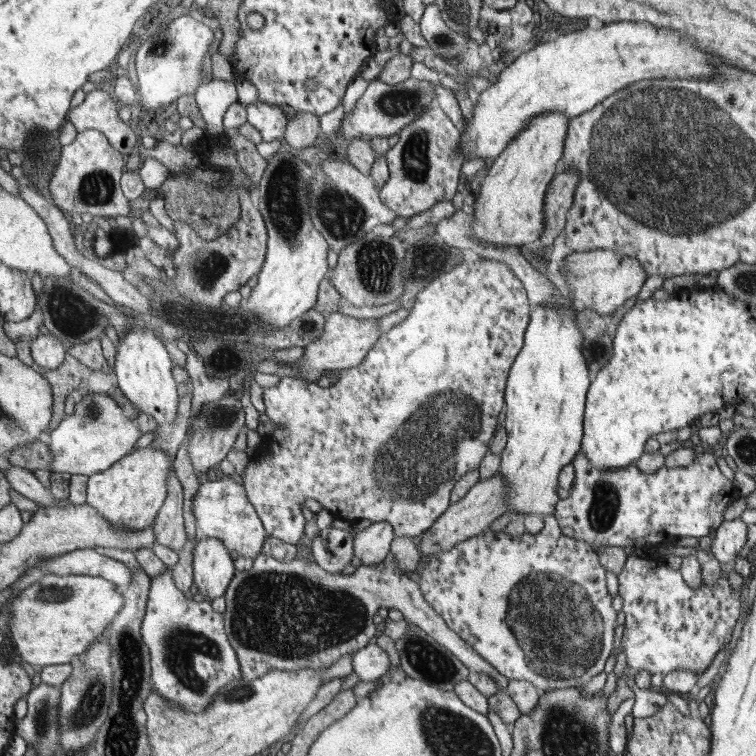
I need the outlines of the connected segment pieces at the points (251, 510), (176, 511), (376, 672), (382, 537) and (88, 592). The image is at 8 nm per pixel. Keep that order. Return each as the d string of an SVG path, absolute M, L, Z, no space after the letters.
M225 476L216 481L202 480L192 502L195 525L207 537L220 540L226 548L234 550L238 556L255 558L261 553L268 532L265 531L264 523L253 503L249 501L245 487L236 483L233 477Z
M174 473L169 474L169 478L169 498L162 505L151 528L156 534L158 544L178 552L184 549L187 540L182 516L184 489Z
M376 642L370 643L364 649L357 650L352 656L352 670L360 681L376 682L387 670L392 663L389 656Z
M390 522L371 523L364 530L356 529L350 533L353 537L354 558L360 558L364 566L374 566L384 561L391 552L390 547L393 542L394 532Z
M50 573L22 589L10 605L10 639L14 640L22 662L36 669L72 663L82 656L106 633L106 628L125 606L125 596L118 593L116 587L100 575Z

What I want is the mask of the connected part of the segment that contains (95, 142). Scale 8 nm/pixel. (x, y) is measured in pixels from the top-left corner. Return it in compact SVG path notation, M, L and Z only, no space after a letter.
M84 130L76 139L63 146L56 169L50 176L47 196L64 214L92 214L92 216L128 216L131 213L130 200L120 190L120 176L124 168L124 156L108 142L102 132Z

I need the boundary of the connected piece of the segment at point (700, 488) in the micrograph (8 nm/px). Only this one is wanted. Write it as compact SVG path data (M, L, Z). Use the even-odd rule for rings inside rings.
M579 452L572 463L576 479L569 490L568 498L560 499L552 514L559 520L561 529L567 530L573 539L588 543L594 552L599 547L621 547L629 552L649 548L657 543L674 542L675 538L692 537L700 539L712 536L718 525L725 520L728 504L736 498L726 496L726 478L716 468L712 453L698 453L689 466L660 468L653 474L645 474L634 464L627 468L600 471Z

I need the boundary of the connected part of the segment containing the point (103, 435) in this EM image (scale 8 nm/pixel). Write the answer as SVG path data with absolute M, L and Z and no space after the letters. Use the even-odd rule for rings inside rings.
M82 392L77 395L75 405L74 414L64 416L58 428L50 432L50 450L53 454L50 473L80 474L88 477L102 473L131 452L142 436L137 420L129 420L124 416L122 408L106 393L94 395Z

